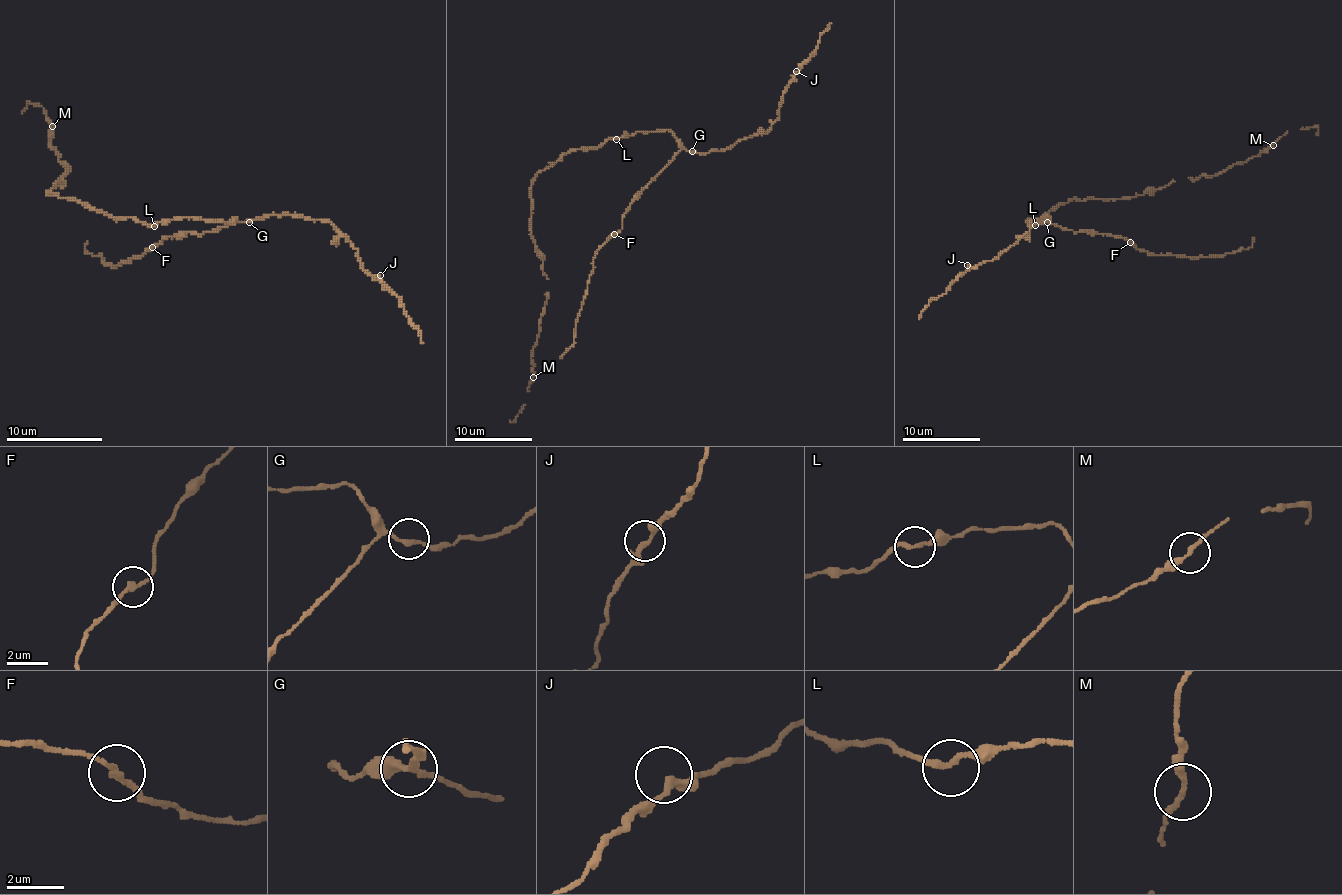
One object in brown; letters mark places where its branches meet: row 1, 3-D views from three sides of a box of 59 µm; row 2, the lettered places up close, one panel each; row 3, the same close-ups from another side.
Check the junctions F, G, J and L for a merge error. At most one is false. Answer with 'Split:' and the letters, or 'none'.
Split: none

